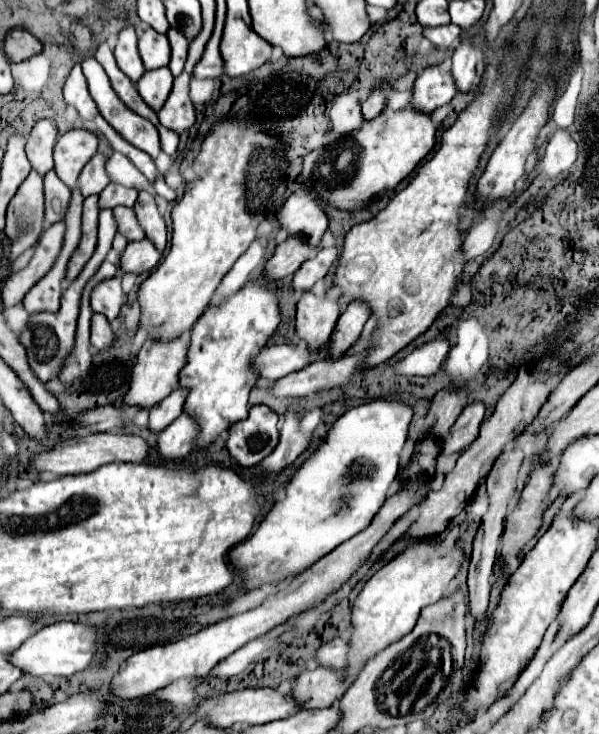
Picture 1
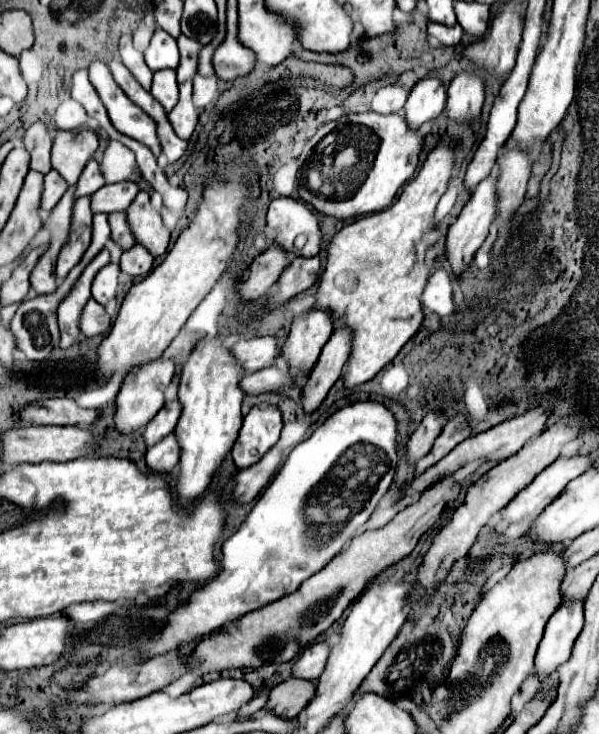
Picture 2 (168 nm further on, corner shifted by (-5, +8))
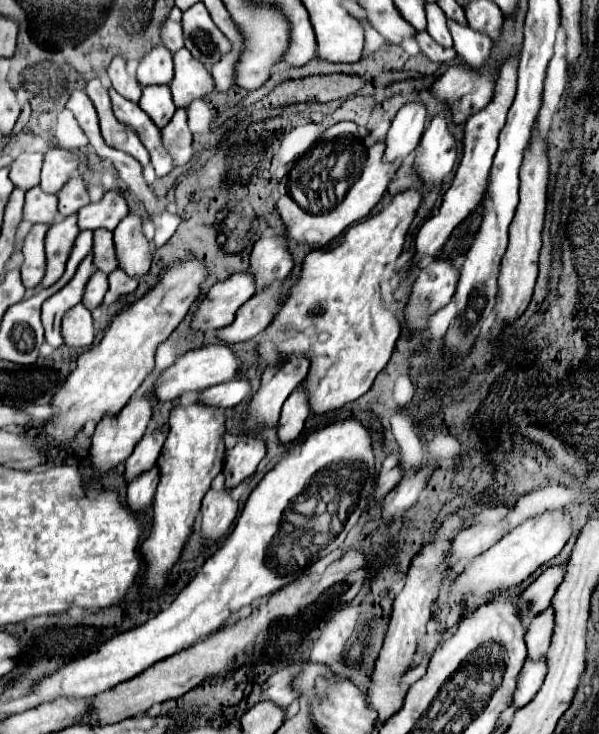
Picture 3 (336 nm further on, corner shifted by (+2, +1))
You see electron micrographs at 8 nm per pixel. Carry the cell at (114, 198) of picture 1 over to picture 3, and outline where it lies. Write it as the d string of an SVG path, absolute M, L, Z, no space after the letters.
M106 192L104 198L96 204L88 204L78 212L78 228L80 230L114 230L120 220L128 214L128 206L122 194Z

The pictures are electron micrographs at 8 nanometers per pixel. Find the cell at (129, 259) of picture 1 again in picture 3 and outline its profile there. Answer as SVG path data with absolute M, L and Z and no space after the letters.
M114 270L112 274L108 274L108 284L110 284L112 292L116 292L118 296L124 296L124 294L130 294L136 290L138 280L126 276L122 270Z

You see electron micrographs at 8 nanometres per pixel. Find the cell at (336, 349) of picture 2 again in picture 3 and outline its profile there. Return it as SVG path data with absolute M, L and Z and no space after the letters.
M296 388L282 406L280 412L280 428L278 428L278 442L288 444L292 442L304 428L304 420L308 418L308 400L304 388Z

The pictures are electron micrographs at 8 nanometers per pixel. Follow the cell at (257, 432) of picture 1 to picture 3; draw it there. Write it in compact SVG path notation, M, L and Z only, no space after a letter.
M252 434L246 440L238 442L232 450L228 450L228 460L224 464L226 488L236 488L246 478L250 478L256 472L264 454L266 454L264 440Z

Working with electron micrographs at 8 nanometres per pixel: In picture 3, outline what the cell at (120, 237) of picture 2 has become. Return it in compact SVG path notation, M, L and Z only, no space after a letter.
M106 230L94 232L92 254L94 254L94 266L98 270L102 270L104 274L110 274L112 270L116 270L116 252L112 244L112 232L106 232Z

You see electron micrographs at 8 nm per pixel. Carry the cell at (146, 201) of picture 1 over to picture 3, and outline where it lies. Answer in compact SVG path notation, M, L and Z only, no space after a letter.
M128 214L114 230L114 246L118 268L132 278L140 278L150 270L150 242L140 232L140 216Z

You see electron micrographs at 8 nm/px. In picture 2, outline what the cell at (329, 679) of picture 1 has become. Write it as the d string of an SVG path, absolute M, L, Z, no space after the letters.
M291 677L279 685L275 685L269 693L269 703L273 711L281 717L297 717L301 709L315 697L317 685L315 681Z

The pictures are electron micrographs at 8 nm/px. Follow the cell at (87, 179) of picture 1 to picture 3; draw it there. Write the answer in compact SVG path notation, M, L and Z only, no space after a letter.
M68 180L56 196L58 196L58 212L62 216L72 216L80 208L90 204L90 196L82 180Z

